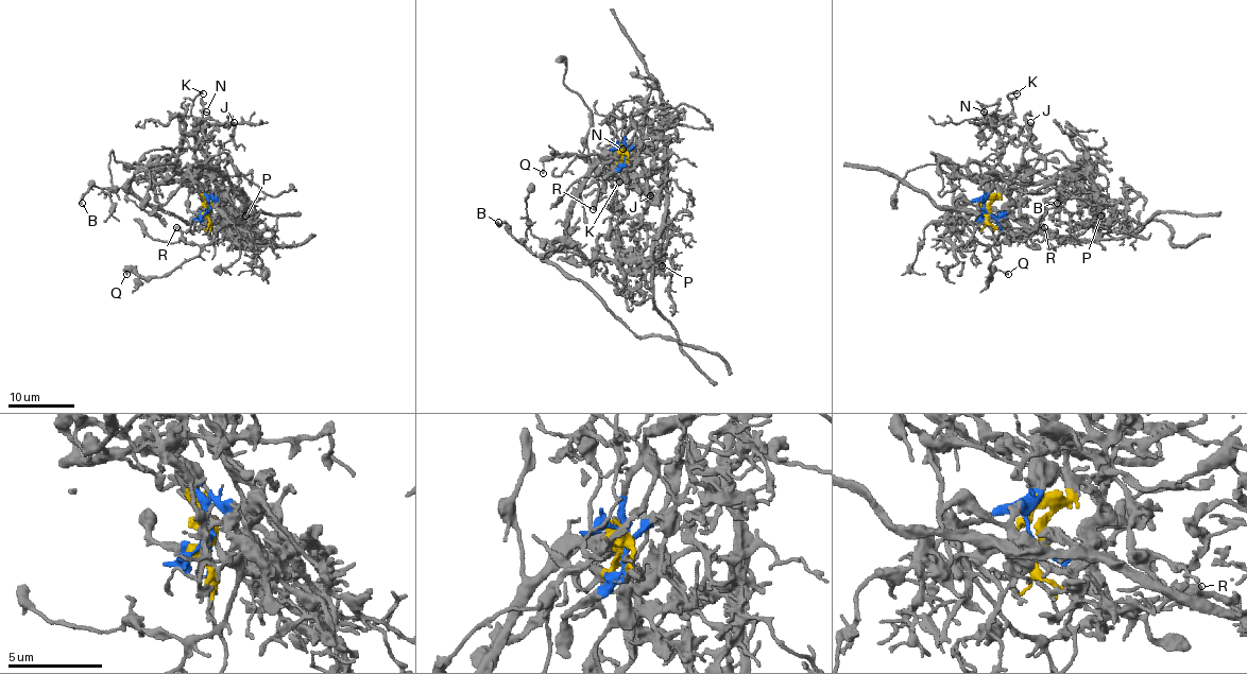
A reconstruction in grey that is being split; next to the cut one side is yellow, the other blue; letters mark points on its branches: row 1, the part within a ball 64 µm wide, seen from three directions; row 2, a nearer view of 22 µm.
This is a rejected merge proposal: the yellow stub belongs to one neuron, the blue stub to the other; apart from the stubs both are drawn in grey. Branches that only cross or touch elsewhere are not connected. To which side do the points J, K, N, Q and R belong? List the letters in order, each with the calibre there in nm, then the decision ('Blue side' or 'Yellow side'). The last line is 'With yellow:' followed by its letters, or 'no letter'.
J: Thickness 380 nm. Yellow side
K: Thickness 260 nm. Yellow side
N: Thickness 150 nm. Yellow side
Q: Thickness 240 nm. Blue side
R: Thickness 480 nm. Blue side
With yellow: J, K, N

